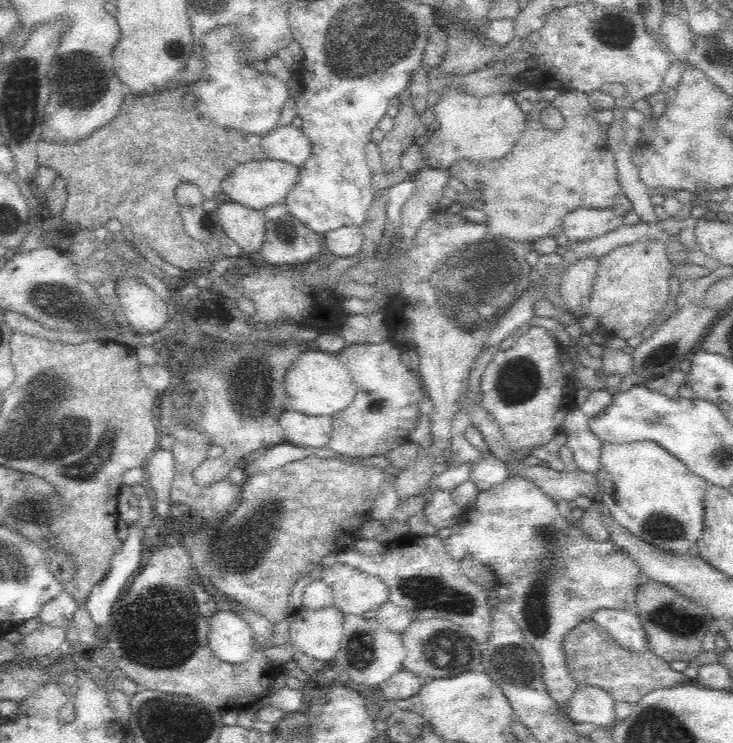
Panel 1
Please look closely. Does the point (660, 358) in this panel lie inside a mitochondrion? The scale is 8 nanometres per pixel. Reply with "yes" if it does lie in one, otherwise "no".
yes

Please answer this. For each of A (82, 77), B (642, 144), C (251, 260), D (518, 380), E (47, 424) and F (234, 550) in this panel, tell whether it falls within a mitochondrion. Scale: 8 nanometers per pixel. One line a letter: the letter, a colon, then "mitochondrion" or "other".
A: mitochondrion
B: other
C: other
D: mitochondrion
E: mitochondrion
F: mitochondrion

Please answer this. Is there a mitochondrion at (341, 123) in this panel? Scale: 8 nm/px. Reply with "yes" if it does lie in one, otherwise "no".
no

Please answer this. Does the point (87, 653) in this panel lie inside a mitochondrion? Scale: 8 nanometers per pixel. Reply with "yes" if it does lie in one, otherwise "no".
no

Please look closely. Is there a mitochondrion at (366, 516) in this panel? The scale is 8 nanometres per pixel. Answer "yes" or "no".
no

